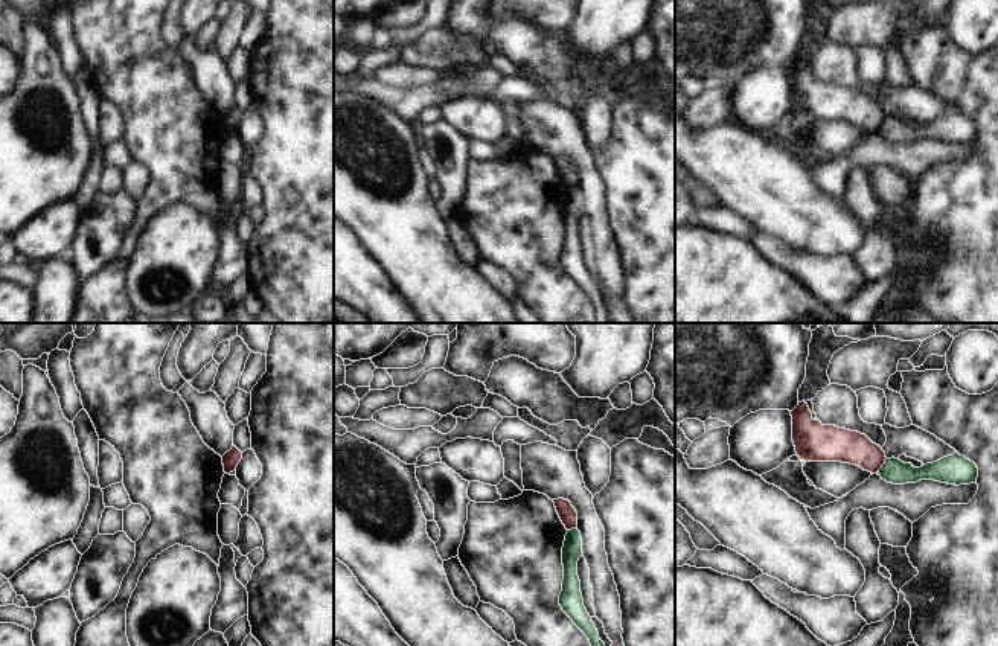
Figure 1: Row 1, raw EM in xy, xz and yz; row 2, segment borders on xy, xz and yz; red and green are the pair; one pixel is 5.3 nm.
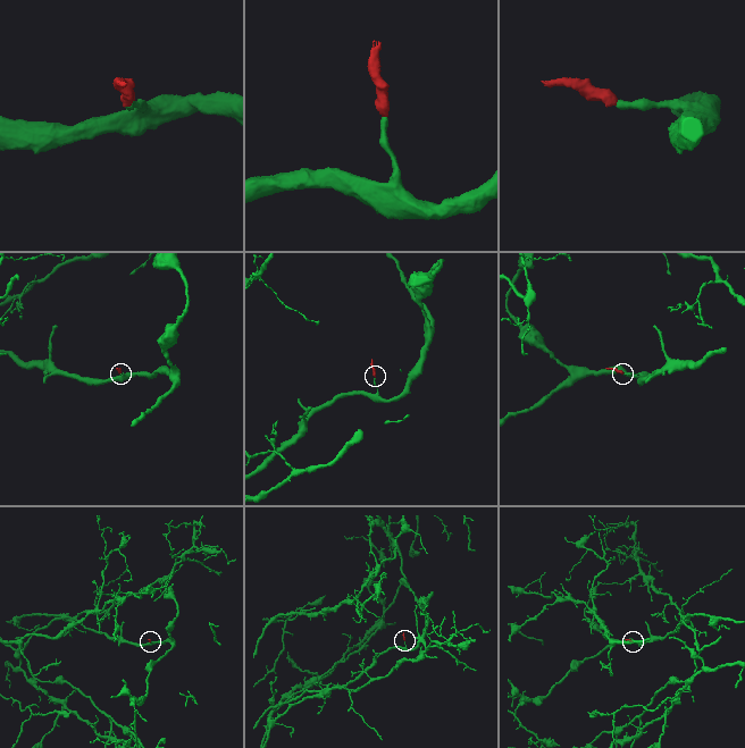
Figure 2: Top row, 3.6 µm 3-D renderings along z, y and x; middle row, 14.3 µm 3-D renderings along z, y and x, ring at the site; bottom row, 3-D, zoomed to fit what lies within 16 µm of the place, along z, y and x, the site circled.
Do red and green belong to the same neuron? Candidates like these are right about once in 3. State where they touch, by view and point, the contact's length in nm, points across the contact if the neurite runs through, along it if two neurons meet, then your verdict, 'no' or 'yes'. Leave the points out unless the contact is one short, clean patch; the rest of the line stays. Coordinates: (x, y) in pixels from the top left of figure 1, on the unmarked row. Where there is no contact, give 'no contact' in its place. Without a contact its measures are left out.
yz (882, 122) | 90 nm | along yz (886, 116), (878, 130) | no

